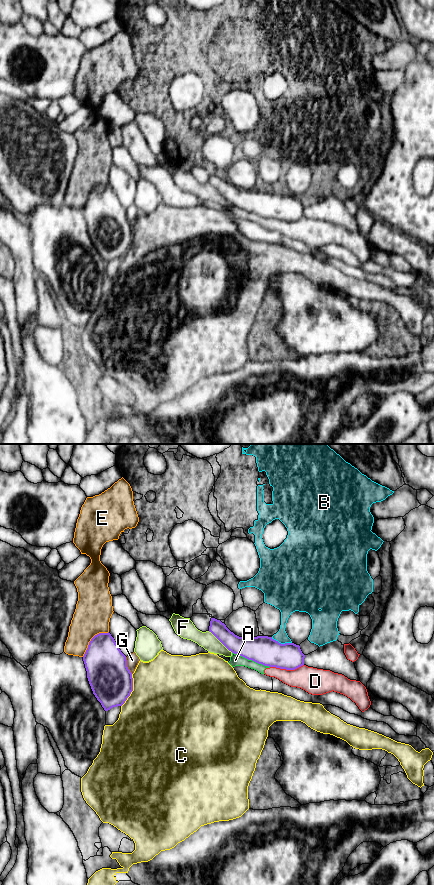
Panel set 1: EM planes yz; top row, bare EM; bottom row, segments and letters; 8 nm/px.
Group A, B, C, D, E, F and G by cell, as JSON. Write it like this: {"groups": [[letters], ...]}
{"groups": [["A", "D"], ["B"], ["C", "E"], ["F"], ["G"]]}

